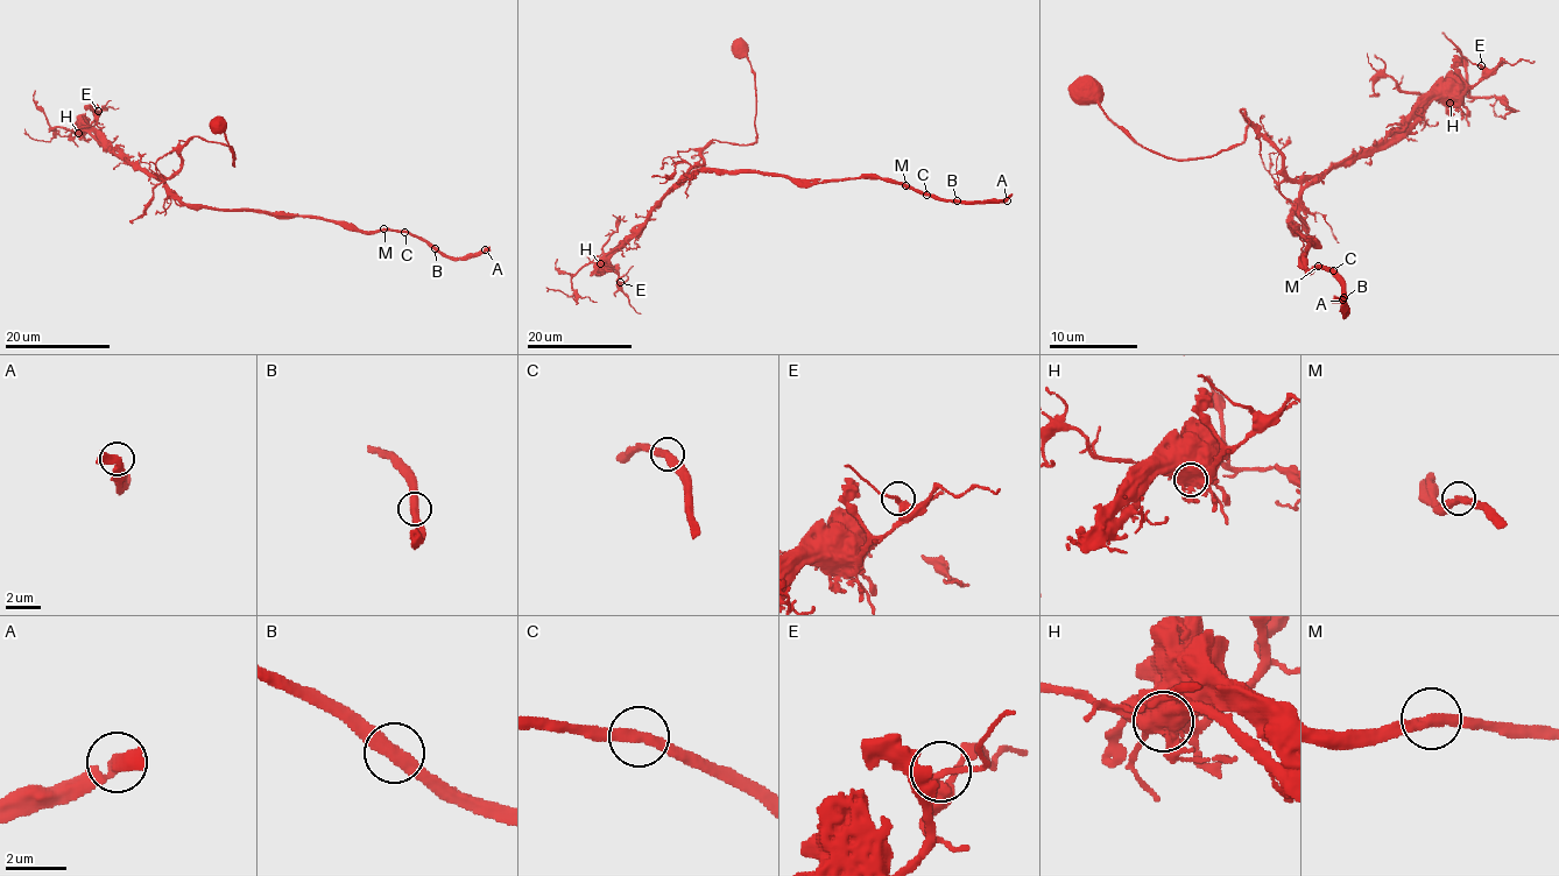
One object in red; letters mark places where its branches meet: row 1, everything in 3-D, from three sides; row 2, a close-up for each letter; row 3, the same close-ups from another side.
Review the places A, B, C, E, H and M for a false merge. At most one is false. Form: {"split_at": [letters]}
{"split_at": ["H"]}

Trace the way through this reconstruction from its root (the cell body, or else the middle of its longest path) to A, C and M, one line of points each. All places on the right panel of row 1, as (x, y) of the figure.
A: (1083, 92), (1173, 159), (1237, 146), (1242, 110), (1300, 185), (1304, 265), (1342, 283), (1346, 313), (1342, 301)
C: (1083, 92), (1173, 159), (1237, 146), (1242, 110), (1300, 185), (1304, 265), (1333, 269)
M: (1083, 92), (1173, 159), (1237, 146), (1242, 110), (1300, 185), (1293, 230), (1309, 242), (1304, 265), (1318, 265)

